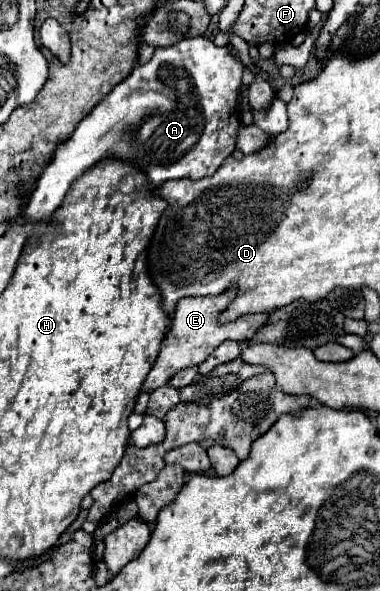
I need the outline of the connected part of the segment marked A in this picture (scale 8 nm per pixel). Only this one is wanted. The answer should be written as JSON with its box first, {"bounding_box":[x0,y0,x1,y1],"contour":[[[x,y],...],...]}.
{"bounding_box":[19,37,243,221],"contour":[[[207,37],[183,39],[171,47],[155,47],[151,61],[145,65],[135,65],[129,77],[125,77],[119,85],[115,85],[113,91],[105,95],[93,107],[93,111],[79,121],[77,129],[69,135],[69,139],[55,147],[51,161],[43,167],[41,175],[35,181],[35,187],[27,191],[25,185],[19,185],[23,201],[21,219],[47,221],[63,203],[73,181],[103,159],[119,159],[135,165],[147,175],[147,179],[155,187],[169,179],[183,177],[203,179],[213,175],[221,167],[223,159],[235,151],[233,137],[237,135],[239,125],[235,97],[241,85],[241,73],[243,65],[235,61],[225,47],[217,47]]]}

